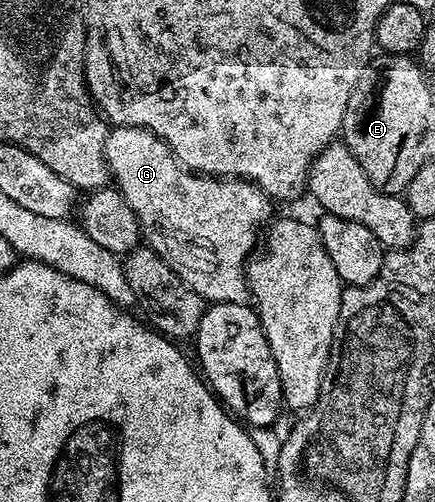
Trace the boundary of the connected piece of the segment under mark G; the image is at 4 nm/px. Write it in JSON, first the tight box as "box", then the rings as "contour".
{"box":[104,126,273,303],"contour":[[[112,126],[106,136],[104,155],[111,181],[126,200],[126,204],[130,204],[130,208],[134,210],[146,245],[159,258],[170,263],[172,271],[186,285],[194,288],[194,292],[198,292],[205,303],[247,303],[250,295],[246,267],[248,259],[253,257],[257,249],[256,233],[259,232],[260,225],[262,230],[264,218],[273,217],[273,199],[253,182],[246,182],[242,178],[214,178],[192,173],[187,166],[180,165],[176,153],[157,134],[137,126]]]}

